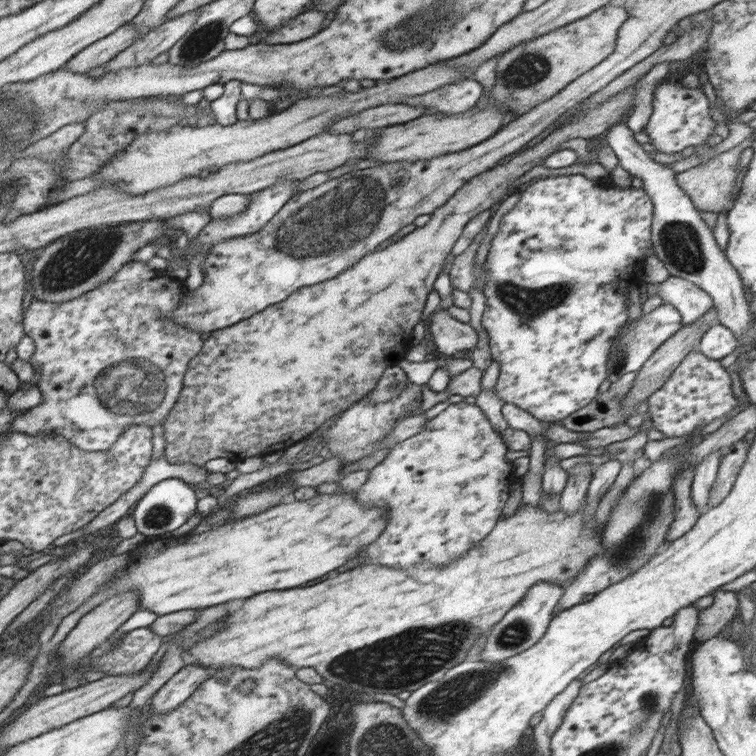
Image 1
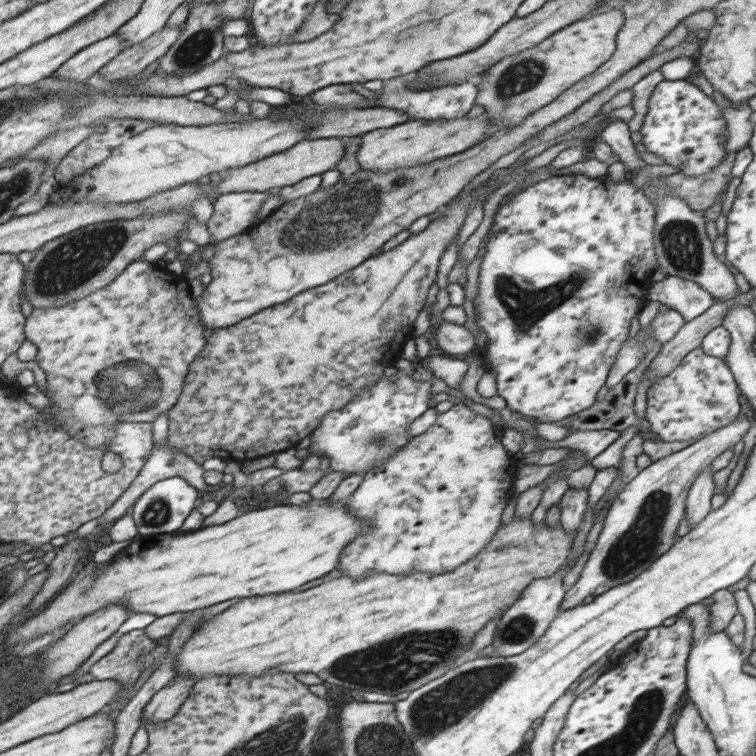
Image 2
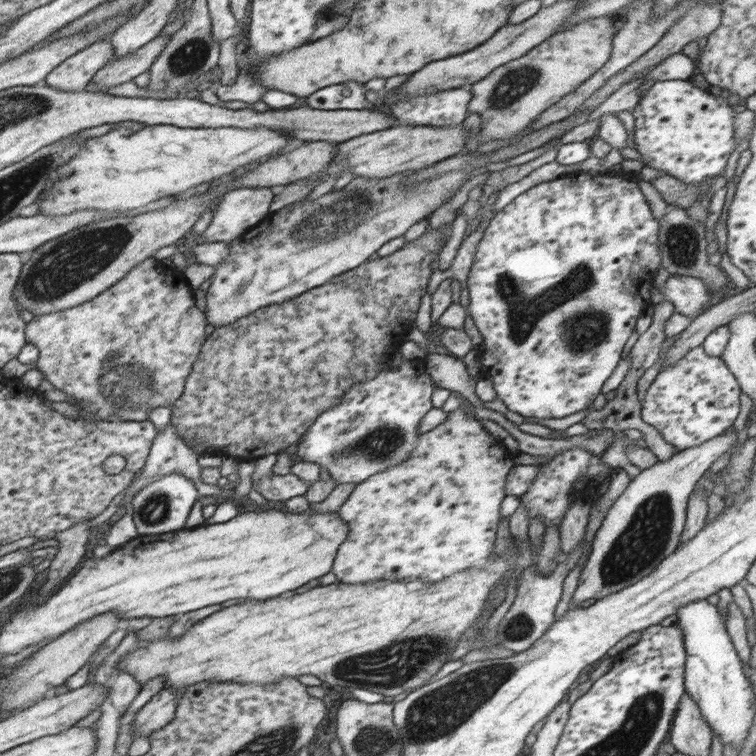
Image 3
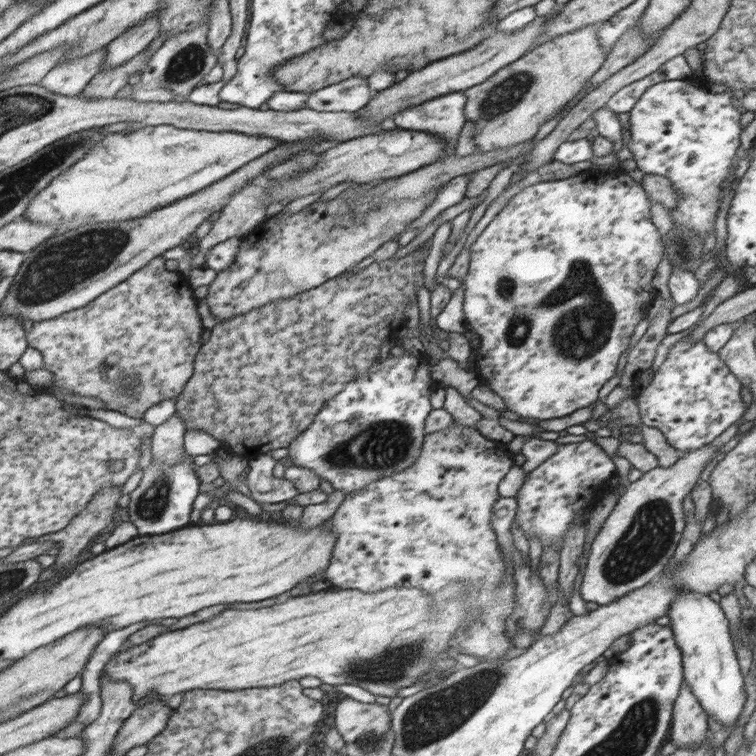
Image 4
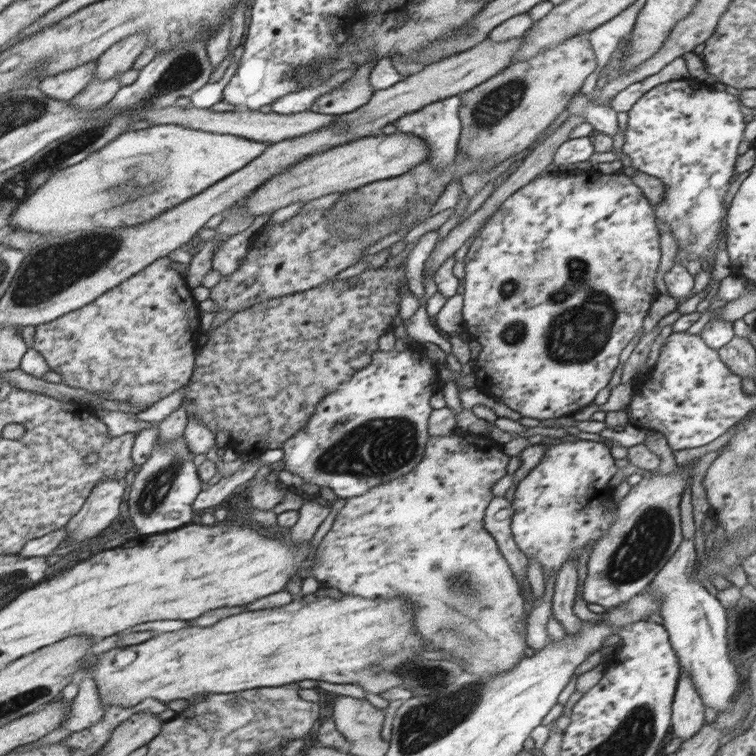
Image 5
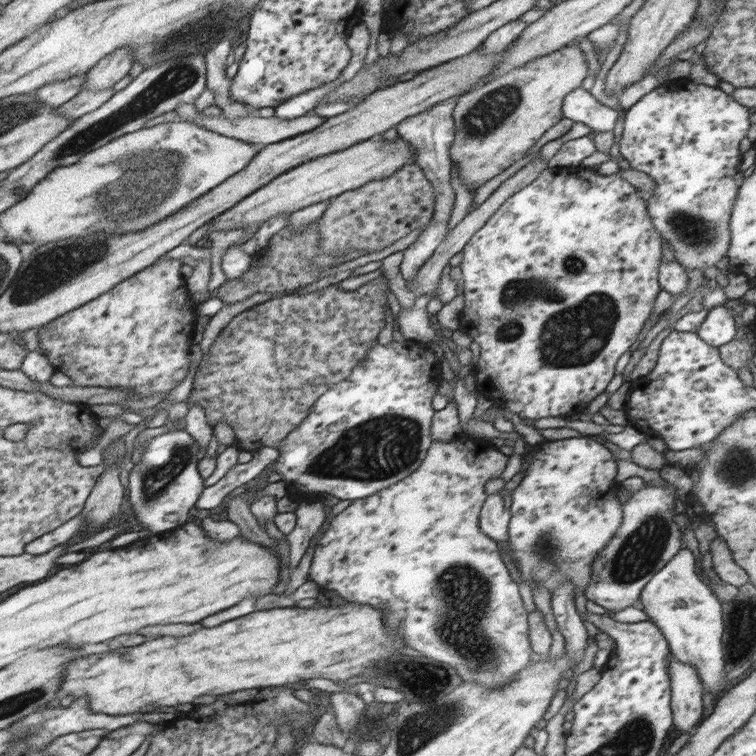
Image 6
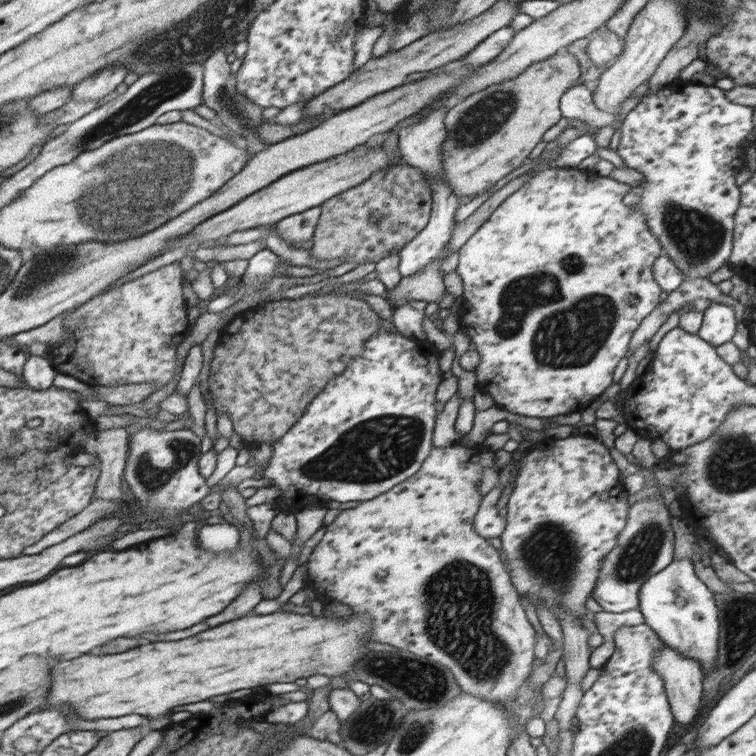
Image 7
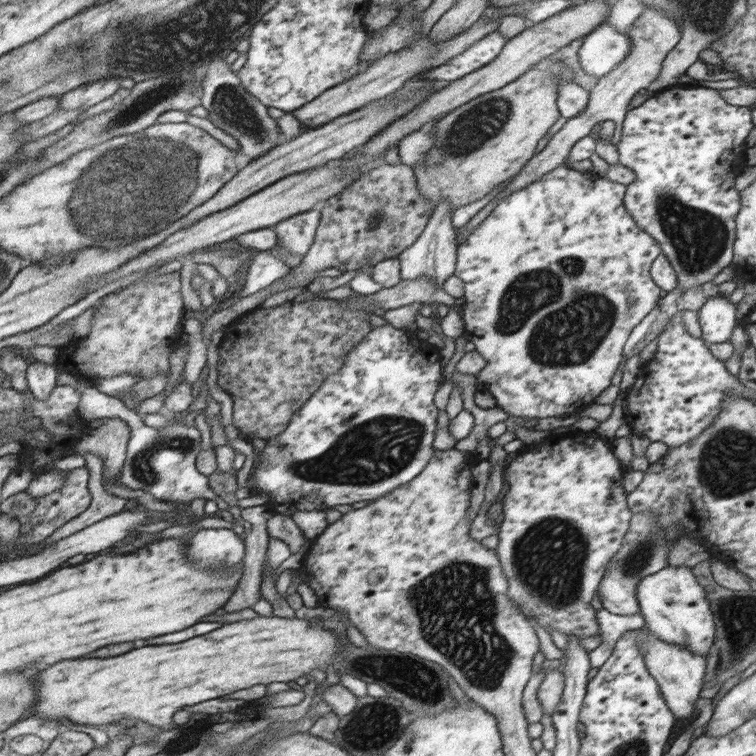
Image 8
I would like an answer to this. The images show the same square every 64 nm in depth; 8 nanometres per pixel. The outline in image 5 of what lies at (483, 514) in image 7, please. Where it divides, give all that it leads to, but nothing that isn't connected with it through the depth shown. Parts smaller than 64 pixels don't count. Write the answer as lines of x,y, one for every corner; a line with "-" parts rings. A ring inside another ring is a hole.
497,496
488,503
484,528
494,537
500,552
508,561
509,567
517,579
527,580
528,558
513,539
511,520
514,516
513,504
506,496

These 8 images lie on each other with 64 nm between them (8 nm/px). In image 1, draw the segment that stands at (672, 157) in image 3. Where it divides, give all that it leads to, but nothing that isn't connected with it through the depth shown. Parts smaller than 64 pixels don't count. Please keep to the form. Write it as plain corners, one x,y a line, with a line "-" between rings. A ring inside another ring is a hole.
668,79
660,82
655,88
652,106
653,111
645,132
658,152
678,154
684,148
694,146
696,149
694,155
711,154
711,147
706,146
706,143
716,128
716,122
712,118
710,102
703,94
702,88
686,88
677,79

